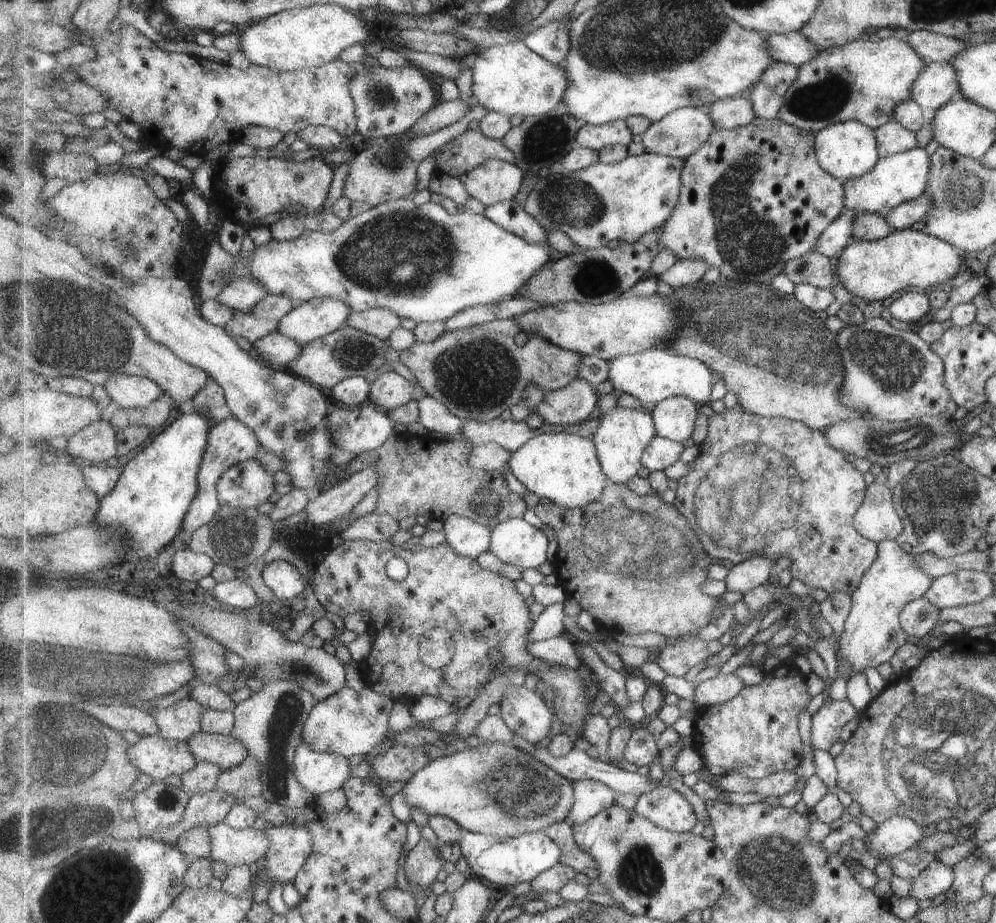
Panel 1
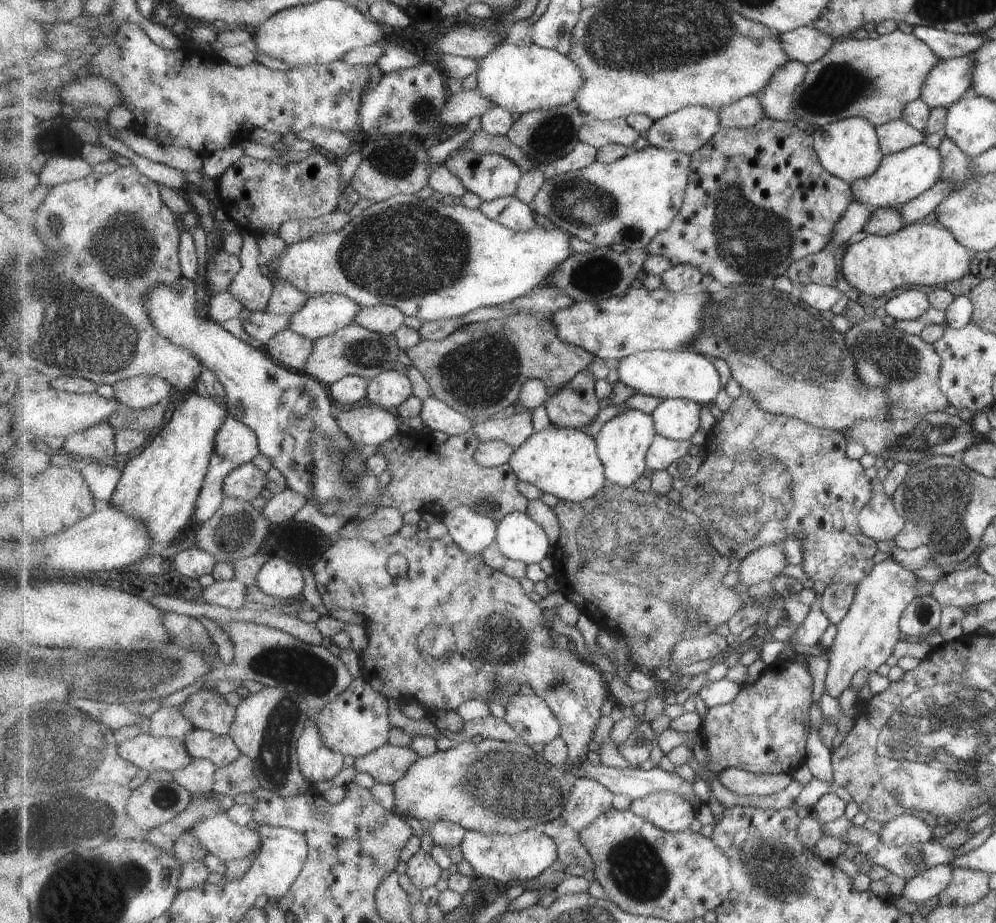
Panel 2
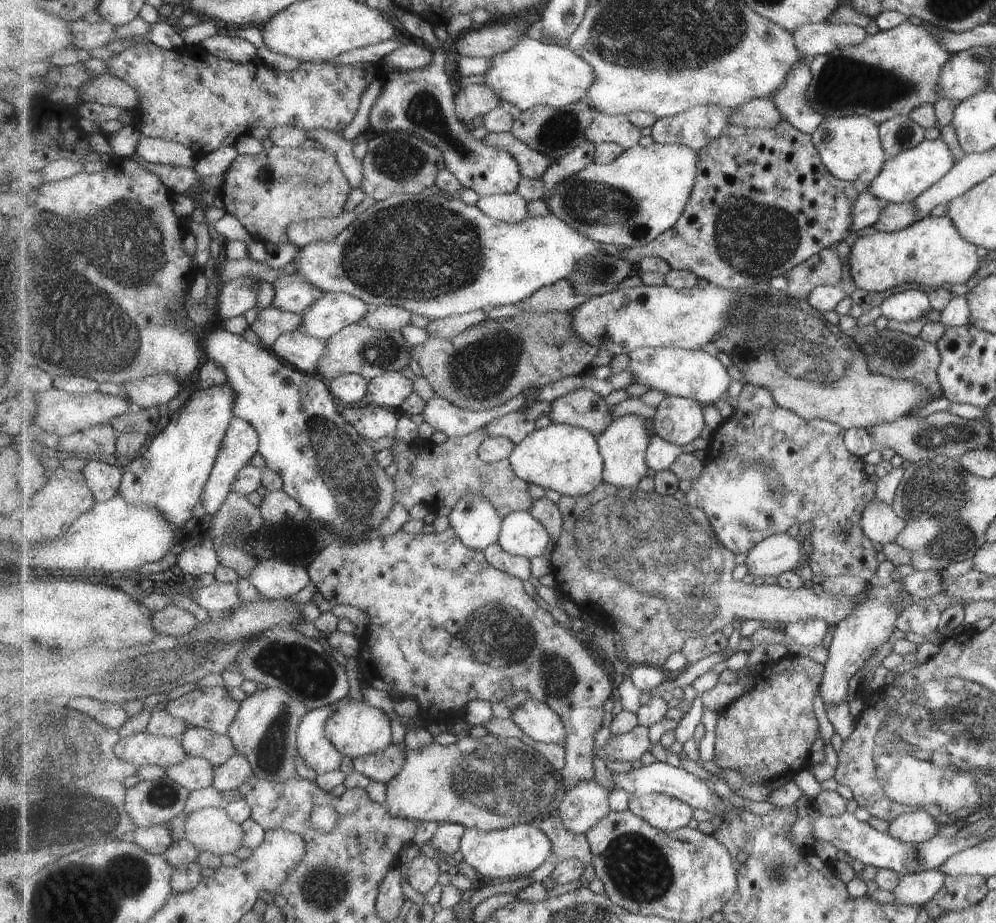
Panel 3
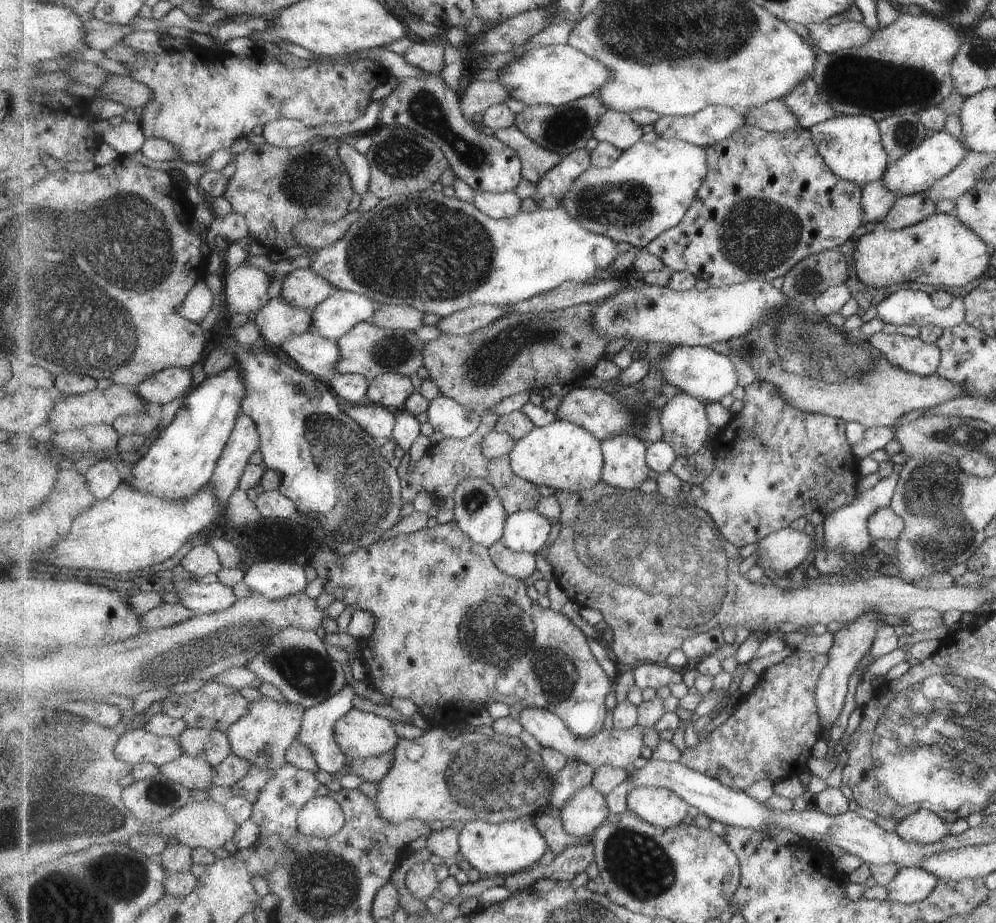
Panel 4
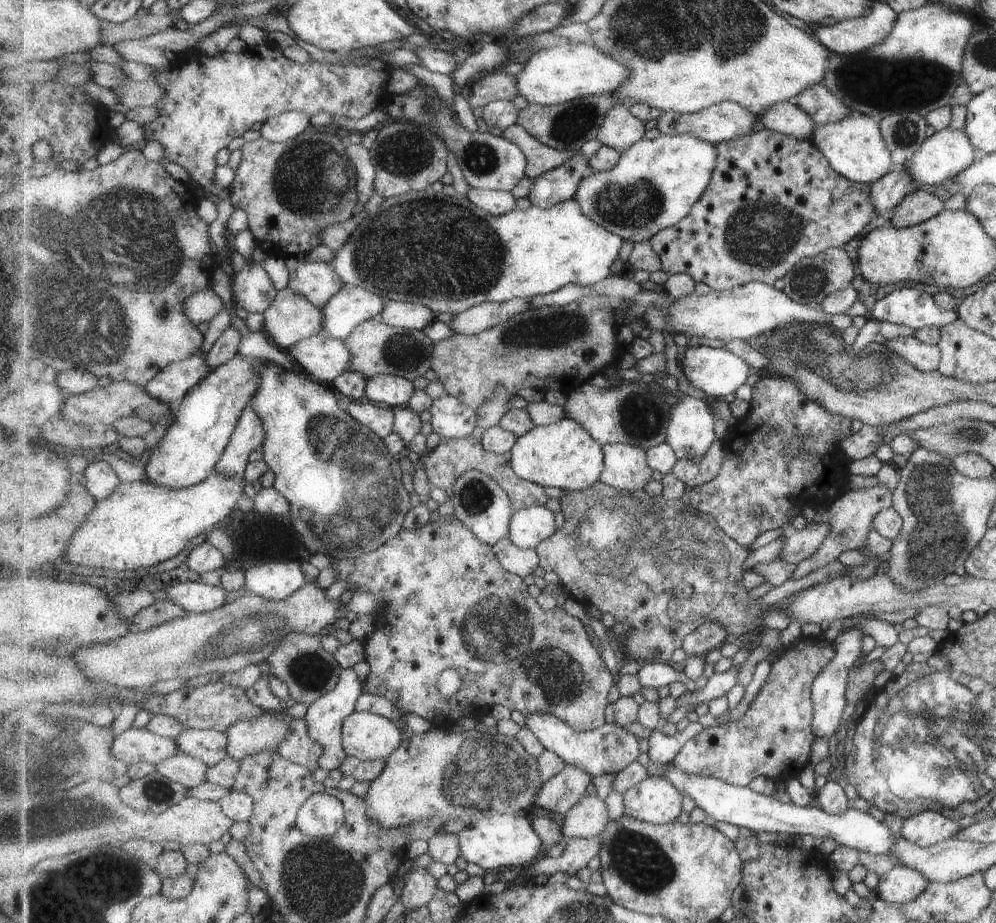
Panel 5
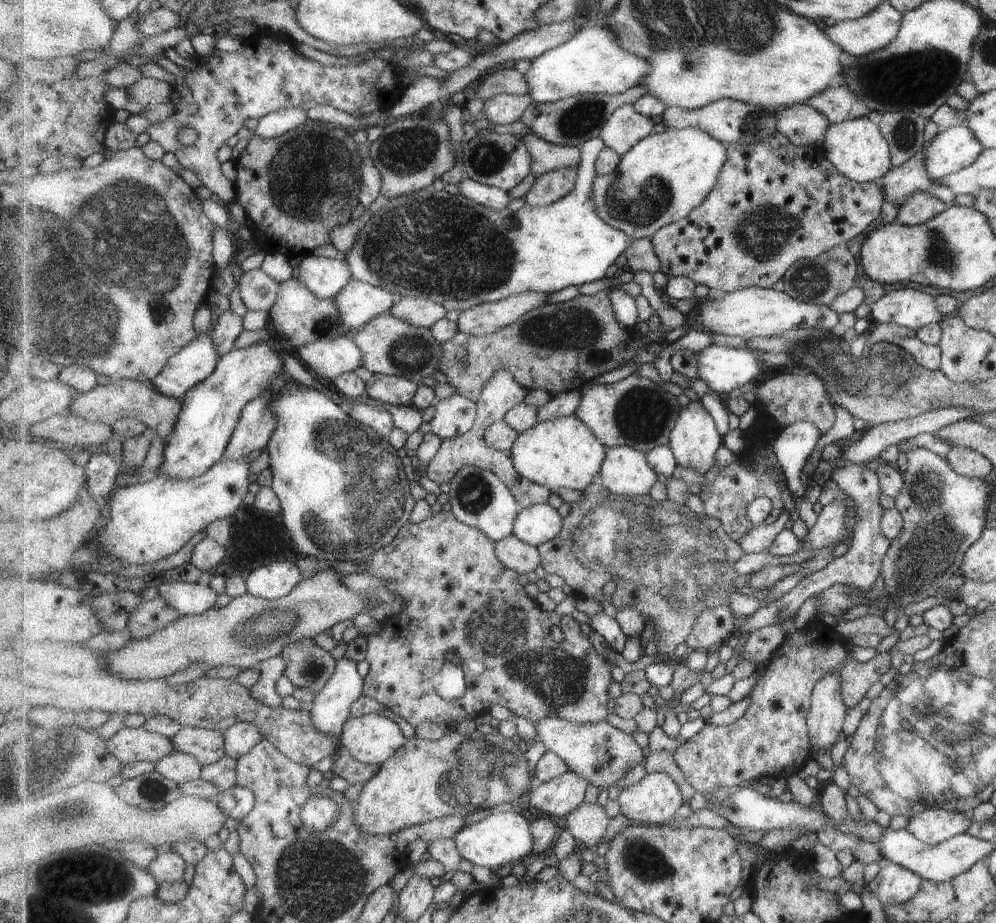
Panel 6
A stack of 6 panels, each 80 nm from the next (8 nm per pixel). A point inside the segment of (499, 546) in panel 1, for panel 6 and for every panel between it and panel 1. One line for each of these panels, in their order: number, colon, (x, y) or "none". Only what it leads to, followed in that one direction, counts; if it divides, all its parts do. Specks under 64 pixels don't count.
2: (519, 538)
3: (522, 535)
4: (526, 530)
5: (529, 527)
6: (535, 525)

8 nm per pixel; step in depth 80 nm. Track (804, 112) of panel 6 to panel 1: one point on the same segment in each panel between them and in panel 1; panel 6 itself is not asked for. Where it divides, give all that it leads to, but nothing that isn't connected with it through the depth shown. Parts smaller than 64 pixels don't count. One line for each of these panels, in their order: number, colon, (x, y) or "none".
1: (728, 113)
2: (748, 111)
3: (762, 112)
4: (775, 115)
5: (786, 118)

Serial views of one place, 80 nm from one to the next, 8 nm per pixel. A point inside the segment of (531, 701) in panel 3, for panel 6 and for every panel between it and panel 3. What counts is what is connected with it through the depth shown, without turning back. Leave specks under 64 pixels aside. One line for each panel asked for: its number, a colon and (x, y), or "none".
4: (617, 748)
5: (609, 749)
6: (603, 754)

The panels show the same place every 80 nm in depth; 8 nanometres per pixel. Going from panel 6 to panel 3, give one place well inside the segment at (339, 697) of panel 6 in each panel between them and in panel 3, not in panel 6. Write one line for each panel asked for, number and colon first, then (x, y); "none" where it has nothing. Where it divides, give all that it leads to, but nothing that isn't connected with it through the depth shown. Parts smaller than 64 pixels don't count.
3: (313, 745)
4: (317, 731)
5: (326, 716)

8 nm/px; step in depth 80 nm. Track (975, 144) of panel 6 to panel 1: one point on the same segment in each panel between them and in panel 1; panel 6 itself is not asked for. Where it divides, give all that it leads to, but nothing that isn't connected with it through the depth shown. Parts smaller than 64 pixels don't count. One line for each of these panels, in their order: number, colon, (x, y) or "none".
1: (897, 178)
2: (901, 176)
3: (903, 177)
4: (917, 171)
5: (943, 155)

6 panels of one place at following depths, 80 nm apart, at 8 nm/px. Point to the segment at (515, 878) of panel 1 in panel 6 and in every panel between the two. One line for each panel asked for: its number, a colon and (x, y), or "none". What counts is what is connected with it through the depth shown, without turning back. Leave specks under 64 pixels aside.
2: (509, 859)
3: (501, 854)
4: (506, 848)
5: (505, 841)
6: (502, 837)

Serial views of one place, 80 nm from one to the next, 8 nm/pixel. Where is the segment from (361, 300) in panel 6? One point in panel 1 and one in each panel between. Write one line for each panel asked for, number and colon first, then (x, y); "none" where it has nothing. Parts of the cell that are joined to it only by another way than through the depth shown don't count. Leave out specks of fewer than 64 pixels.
1: (310, 320)
2: (322, 315)
3: (329, 315)
4: (333, 318)
5: (352, 306)

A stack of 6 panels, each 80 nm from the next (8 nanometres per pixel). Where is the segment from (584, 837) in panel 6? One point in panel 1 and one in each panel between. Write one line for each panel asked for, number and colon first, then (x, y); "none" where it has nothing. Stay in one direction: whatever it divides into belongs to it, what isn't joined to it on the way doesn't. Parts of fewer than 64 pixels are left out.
1: (592, 796)
2: (589, 798)
3: (587, 802)
4: (582, 817)
5: (589, 818)

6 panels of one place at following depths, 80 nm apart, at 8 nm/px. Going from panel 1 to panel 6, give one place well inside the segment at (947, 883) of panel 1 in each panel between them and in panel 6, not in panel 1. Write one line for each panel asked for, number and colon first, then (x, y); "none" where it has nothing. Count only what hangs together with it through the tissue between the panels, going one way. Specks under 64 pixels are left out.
2: (919, 888)
3: (912, 889)
4: (911, 884)
5: (901, 884)
6: (893, 883)

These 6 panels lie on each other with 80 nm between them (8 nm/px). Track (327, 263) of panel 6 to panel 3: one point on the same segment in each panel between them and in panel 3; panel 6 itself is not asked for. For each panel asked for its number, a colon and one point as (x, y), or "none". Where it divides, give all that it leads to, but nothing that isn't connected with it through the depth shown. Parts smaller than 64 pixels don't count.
3: (294, 293)
4: (303, 287)
5: (317, 281)

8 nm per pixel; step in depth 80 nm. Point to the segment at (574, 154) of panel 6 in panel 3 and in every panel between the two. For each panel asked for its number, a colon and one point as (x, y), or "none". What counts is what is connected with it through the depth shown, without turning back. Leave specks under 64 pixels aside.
3: (534, 164)
4: (537, 161)
5: (542, 158)

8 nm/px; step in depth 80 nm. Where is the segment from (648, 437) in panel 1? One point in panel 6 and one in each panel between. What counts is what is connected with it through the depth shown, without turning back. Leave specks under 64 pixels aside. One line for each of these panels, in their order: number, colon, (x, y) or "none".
2: (623, 441)
3: (624, 444)
4: (626, 467)
5: (626, 467)
6: (626, 471)

